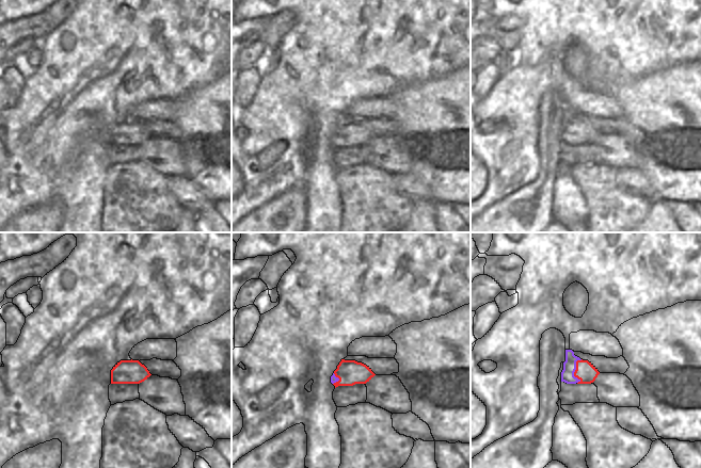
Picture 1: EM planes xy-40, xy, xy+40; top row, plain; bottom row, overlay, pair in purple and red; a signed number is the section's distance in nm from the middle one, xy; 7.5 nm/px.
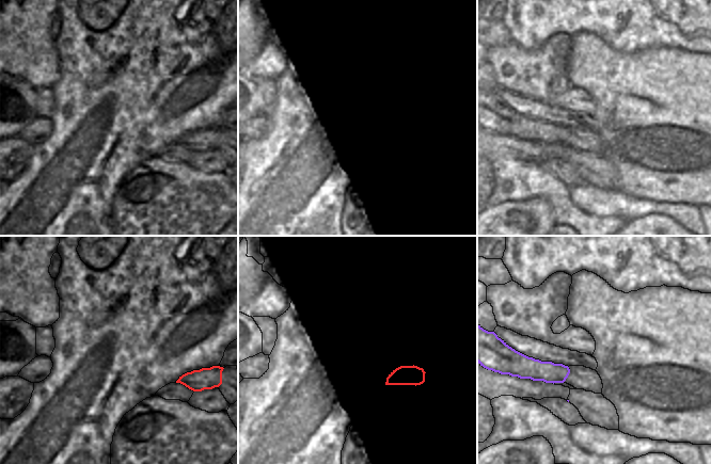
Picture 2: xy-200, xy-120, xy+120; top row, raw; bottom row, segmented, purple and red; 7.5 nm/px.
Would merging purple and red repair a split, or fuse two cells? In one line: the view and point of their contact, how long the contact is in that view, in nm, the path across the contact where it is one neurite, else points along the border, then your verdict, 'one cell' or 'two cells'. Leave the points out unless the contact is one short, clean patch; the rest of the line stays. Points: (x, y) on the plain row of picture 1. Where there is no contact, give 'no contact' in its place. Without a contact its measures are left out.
contact xy+40 (575, 130); length 190 nm; border xy+40 (582, 120), (575, 124), (574, 136), (578, 141), (577, 144); two cells

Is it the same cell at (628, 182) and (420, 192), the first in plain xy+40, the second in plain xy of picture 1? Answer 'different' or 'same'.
same

